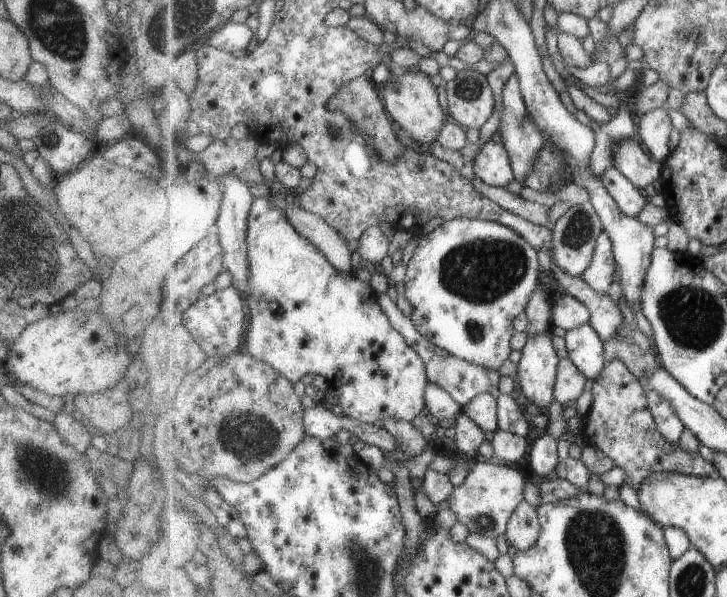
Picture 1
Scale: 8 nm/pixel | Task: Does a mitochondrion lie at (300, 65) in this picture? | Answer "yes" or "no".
no

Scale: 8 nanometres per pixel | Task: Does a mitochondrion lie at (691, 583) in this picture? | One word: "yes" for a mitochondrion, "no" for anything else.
yes

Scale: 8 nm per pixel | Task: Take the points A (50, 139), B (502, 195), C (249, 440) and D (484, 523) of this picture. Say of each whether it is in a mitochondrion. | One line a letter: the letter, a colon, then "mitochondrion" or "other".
A: mitochondrion
B: other
C: mitochondrion
D: mitochondrion

